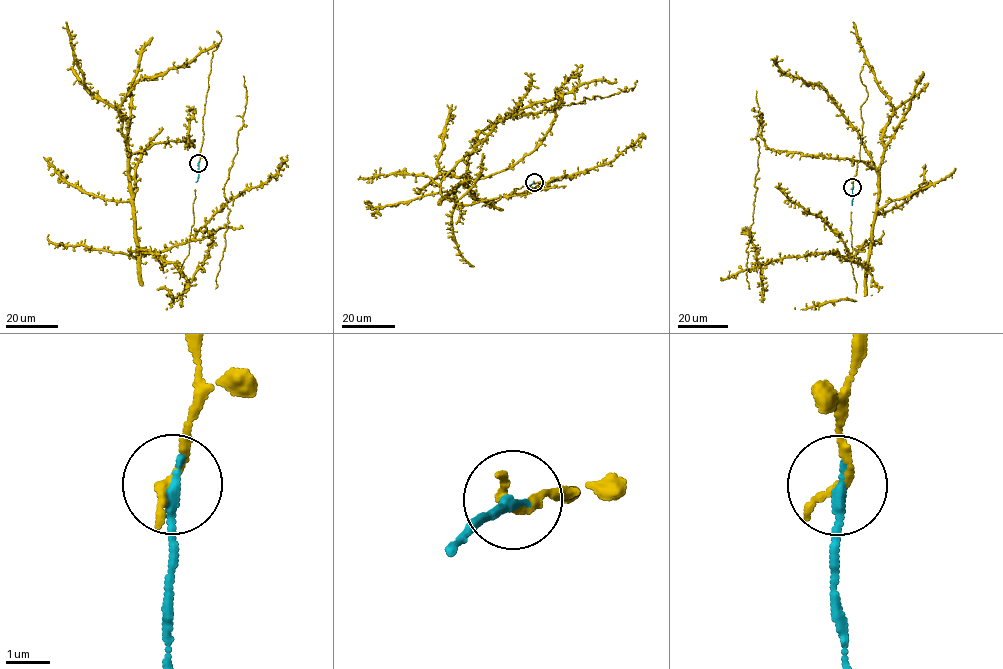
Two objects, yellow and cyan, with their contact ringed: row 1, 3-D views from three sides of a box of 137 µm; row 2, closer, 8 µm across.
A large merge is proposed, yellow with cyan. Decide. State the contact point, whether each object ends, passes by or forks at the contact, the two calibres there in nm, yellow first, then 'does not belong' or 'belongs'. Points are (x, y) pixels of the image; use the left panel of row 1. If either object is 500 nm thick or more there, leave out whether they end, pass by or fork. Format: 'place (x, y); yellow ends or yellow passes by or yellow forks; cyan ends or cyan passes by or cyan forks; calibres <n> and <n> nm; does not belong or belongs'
place (198, 163); yellow ends; cyan ends; calibres 220 and 260 nm; belongs

